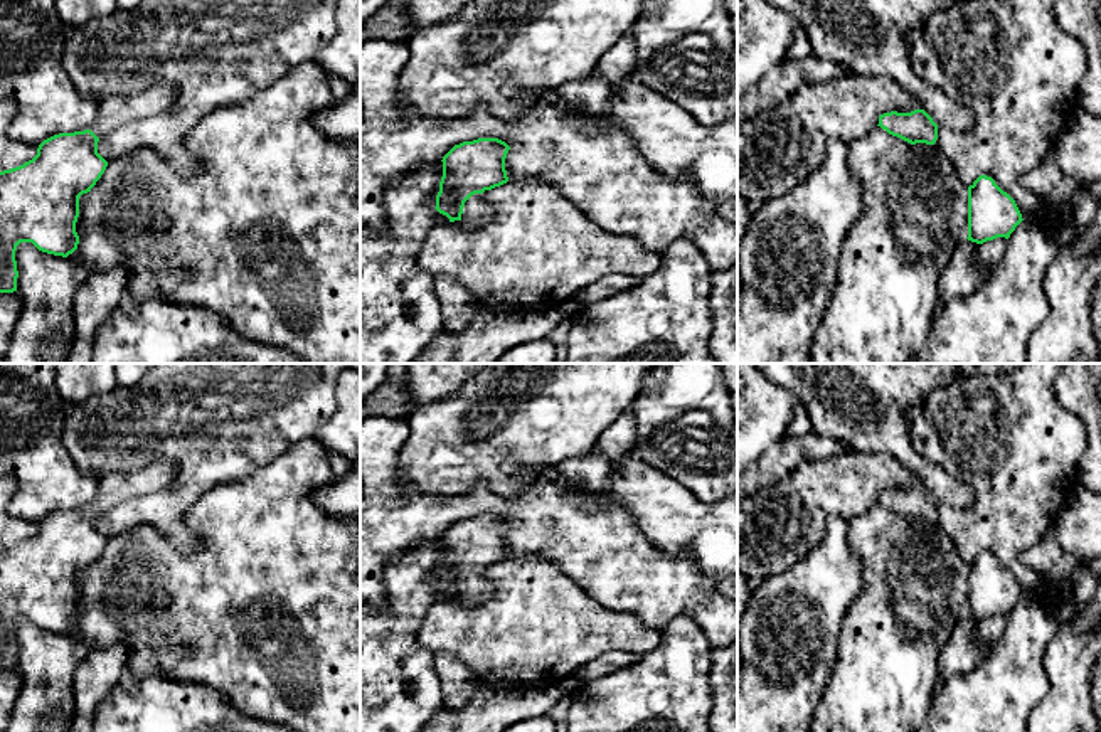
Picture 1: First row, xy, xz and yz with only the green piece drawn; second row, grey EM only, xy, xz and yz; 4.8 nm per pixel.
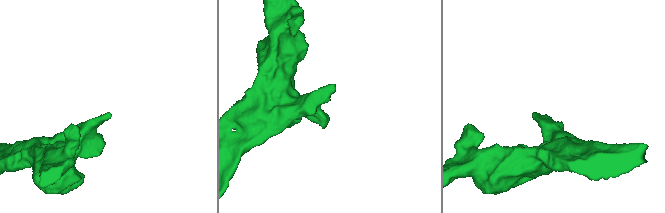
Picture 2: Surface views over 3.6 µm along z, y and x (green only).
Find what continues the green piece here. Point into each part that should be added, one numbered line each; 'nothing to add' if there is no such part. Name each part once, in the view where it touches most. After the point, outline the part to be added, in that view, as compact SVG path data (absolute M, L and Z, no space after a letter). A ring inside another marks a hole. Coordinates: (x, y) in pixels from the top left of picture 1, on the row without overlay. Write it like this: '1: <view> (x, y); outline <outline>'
1: xz (477, 588); outline M483 570L471 572L463 584L461 599L470 604L480 604L490 597L492 584Z

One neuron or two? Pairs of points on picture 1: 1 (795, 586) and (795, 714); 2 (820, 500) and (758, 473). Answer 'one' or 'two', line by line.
1: one
2: two

